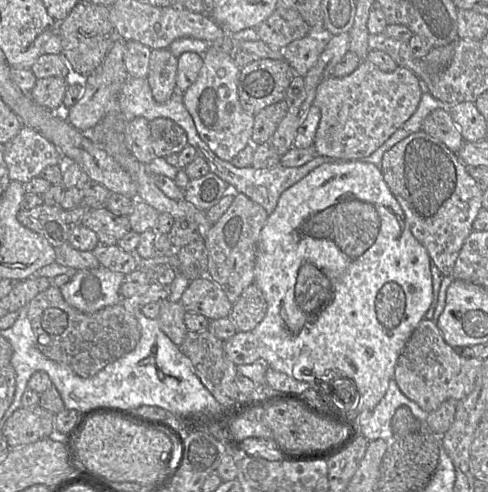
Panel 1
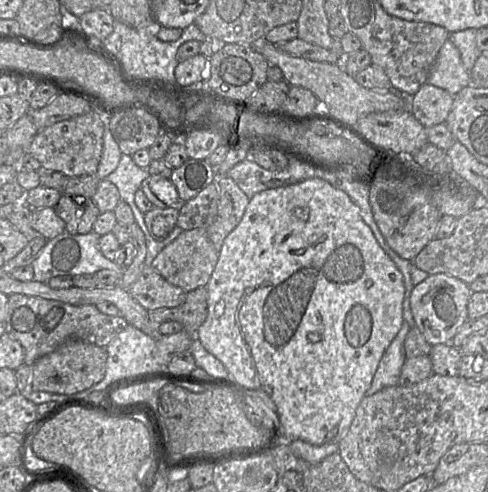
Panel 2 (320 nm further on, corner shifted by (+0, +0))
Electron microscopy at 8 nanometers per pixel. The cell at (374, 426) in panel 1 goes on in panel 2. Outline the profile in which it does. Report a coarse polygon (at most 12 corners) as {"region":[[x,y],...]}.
{"region":[[404,322],[383,353],[365,396],[398,385],[406,359]]}

